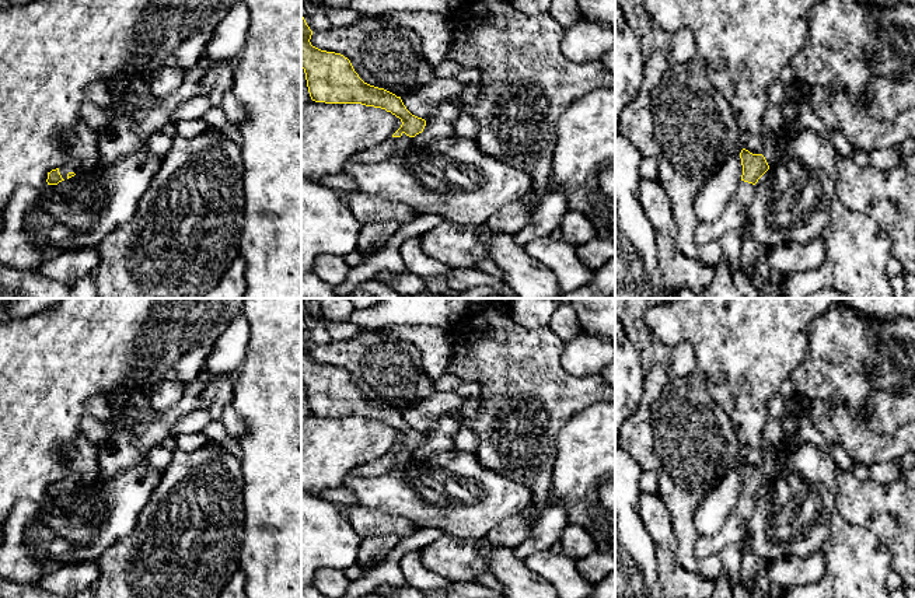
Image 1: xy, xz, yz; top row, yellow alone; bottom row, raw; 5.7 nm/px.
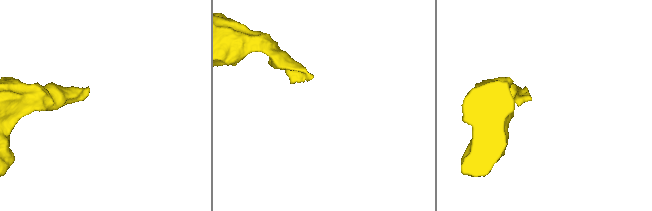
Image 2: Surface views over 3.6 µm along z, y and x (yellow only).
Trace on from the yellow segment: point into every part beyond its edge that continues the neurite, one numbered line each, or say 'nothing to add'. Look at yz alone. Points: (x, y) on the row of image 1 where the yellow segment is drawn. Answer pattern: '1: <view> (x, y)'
1: yz (775, 142)

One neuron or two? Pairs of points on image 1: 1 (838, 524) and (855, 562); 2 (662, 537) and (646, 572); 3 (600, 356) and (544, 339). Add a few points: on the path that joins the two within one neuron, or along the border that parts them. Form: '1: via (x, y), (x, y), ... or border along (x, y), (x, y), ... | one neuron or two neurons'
1: via (842, 534), (851, 552) | one neuron
2: border along (642, 521), (655, 545), (659, 583) | two neurons
3: border along (561, 345), (561, 366), (575, 376) | two neurons

